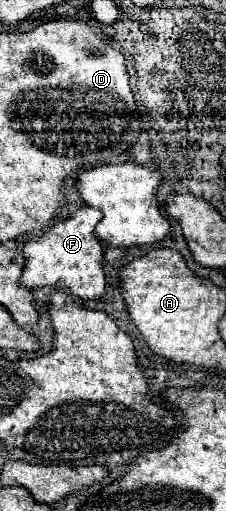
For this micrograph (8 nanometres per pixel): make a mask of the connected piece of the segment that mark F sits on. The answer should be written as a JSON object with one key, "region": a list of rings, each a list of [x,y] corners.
{"region":[[[81,207],[61,223],[25,241],[21,253],[25,257],[21,285],[27,289],[41,287],[65,287],[81,299],[97,299],[105,293],[105,273],[103,273],[103,247],[95,237],[95,225],[101,219],[101,211],[93,207]]]}

